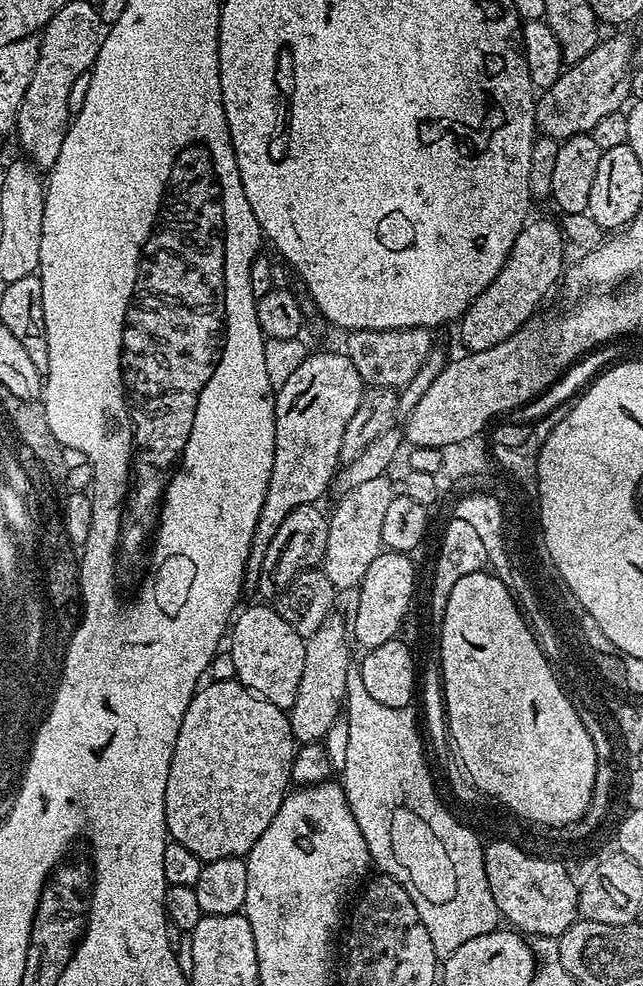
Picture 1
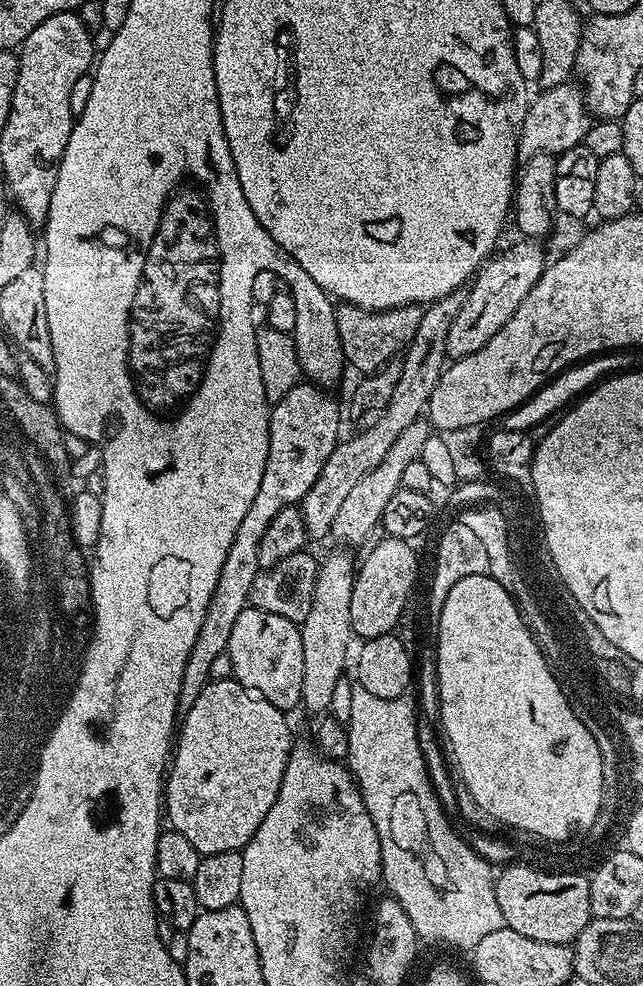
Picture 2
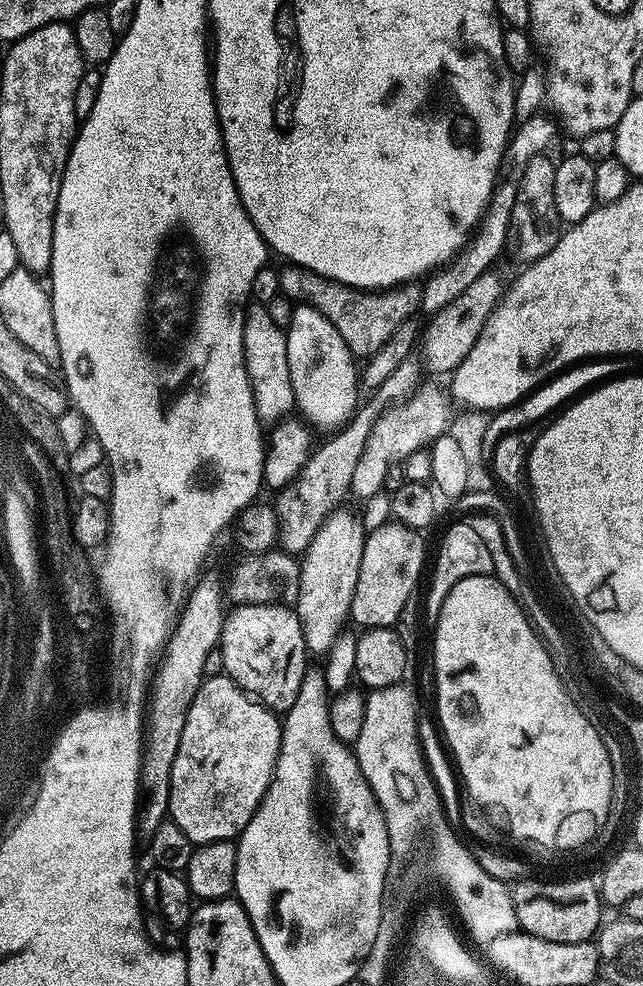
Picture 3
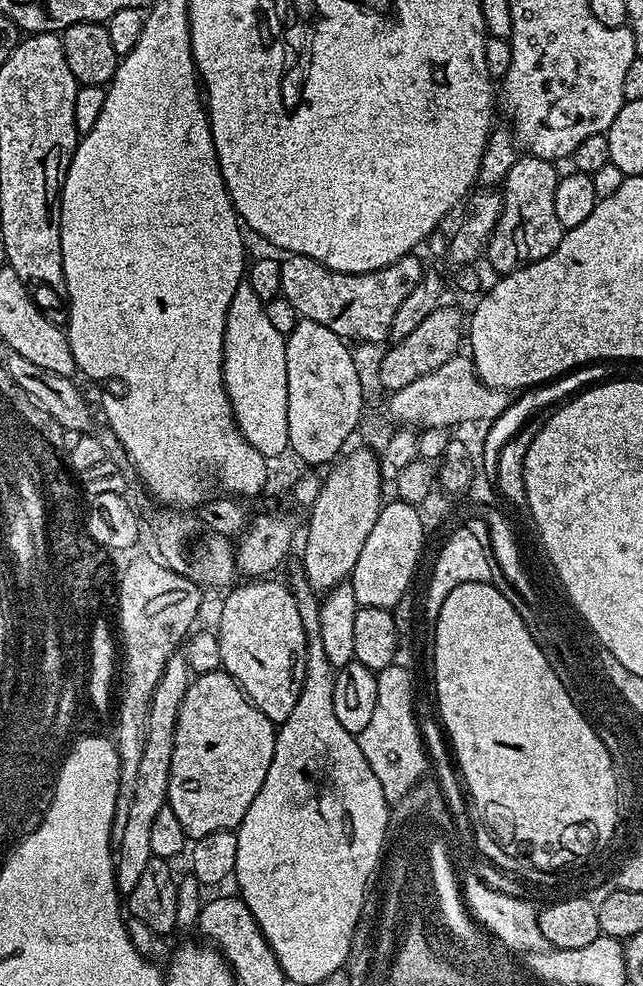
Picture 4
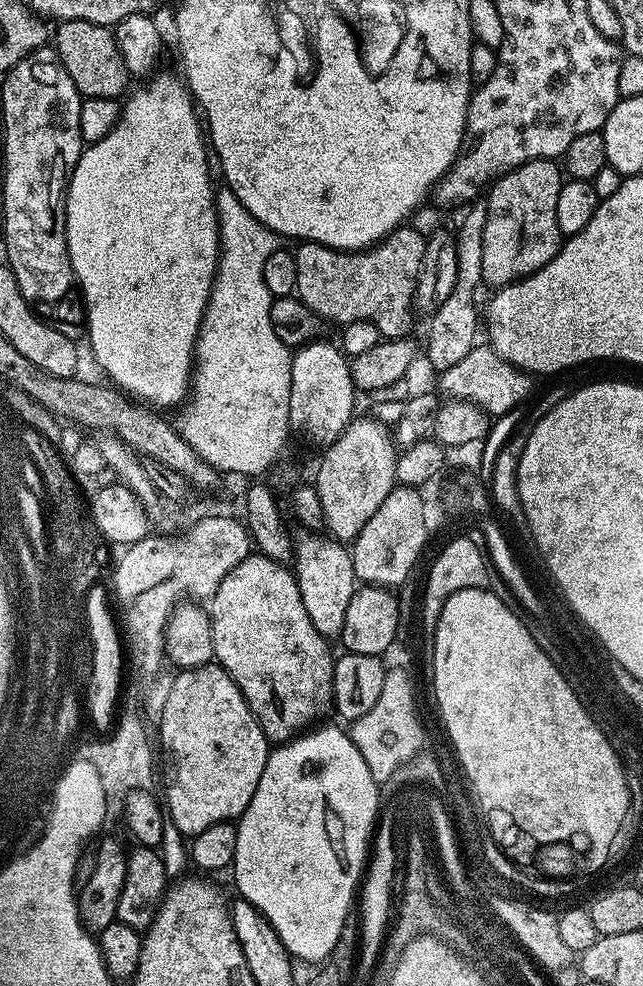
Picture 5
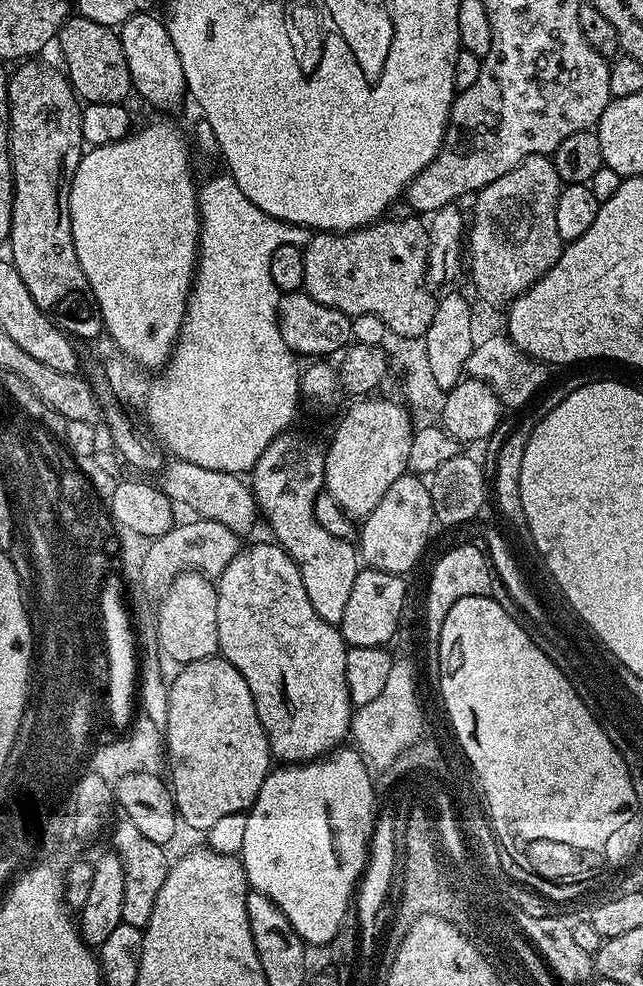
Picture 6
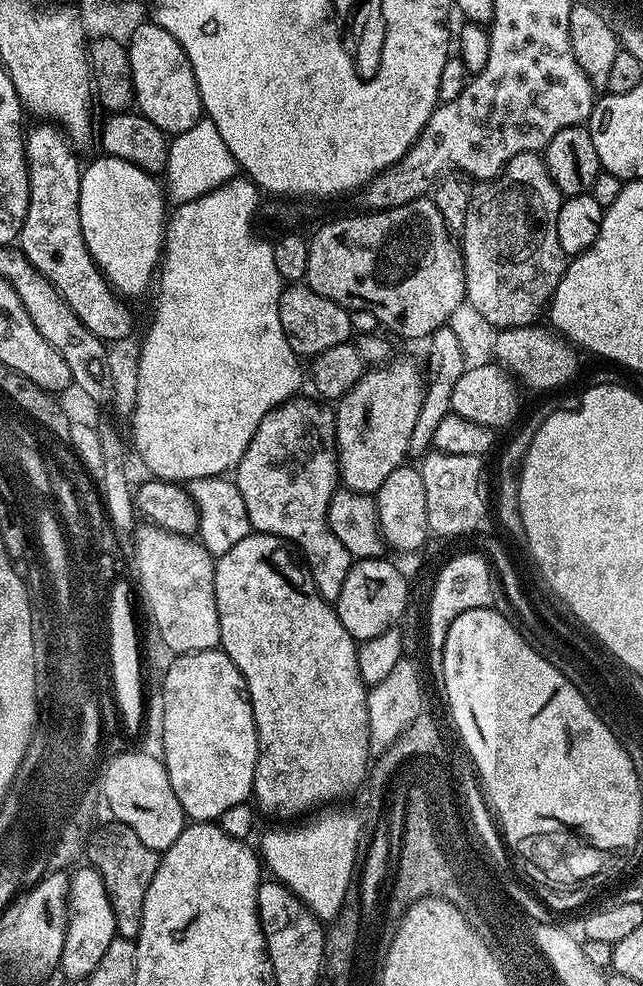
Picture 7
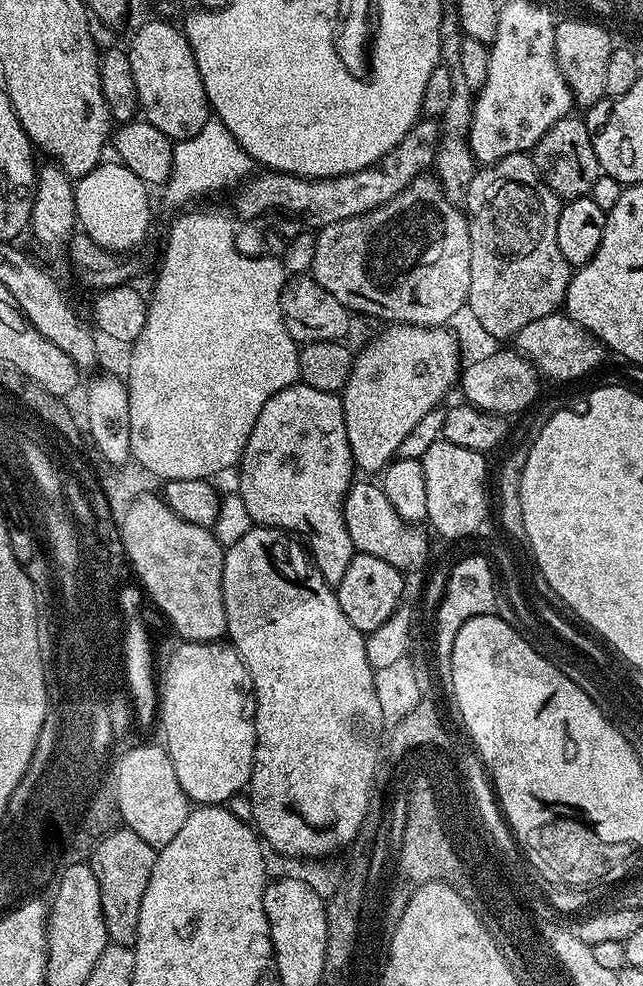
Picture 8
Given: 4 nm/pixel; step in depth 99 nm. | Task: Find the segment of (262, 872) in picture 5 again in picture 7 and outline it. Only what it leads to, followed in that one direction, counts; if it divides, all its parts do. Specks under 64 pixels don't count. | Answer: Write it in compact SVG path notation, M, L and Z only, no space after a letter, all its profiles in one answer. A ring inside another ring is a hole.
M320 812L305 824L293 828L272 828L258 843L258 855L263 867L273 877L285 884L296 897L316 915L321 922L331 922L339 914L352 884L352 871L357 871L356 851L360 848L360 820L352 812Z

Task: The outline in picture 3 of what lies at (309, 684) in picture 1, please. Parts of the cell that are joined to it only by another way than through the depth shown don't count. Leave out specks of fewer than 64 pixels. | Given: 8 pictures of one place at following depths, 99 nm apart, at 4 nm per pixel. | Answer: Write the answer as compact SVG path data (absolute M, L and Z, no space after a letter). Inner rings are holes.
M341 506L329 513L318 534L299 561L300 581L294 593L294 611L304 631L304 646L311 653L327 654L343 631L352 611L352 599L358 586L358 570L362 566L362 550L366 531L359 515Z

